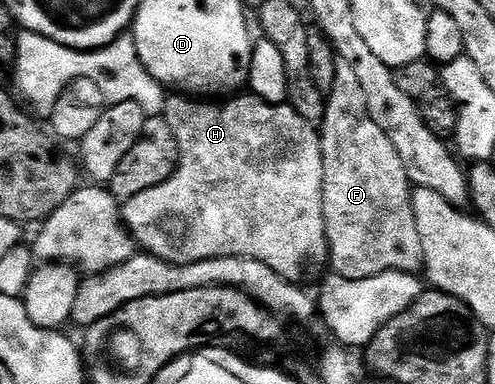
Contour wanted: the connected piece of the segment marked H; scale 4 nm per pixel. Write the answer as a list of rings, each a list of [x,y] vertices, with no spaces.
[[[249,92],[239,93],[229,100],[195,100],[190,96],[170,96],[166,100],[164,111],[166,123],[178,138],[178,168],[164,184],[148,188],[140,192],[140,196],[125,199],[122,206],[122,220],[126,229],[134,237],[135,243],[145,253],[171,262],[177,266],[196,264],[204,260],[216,260],[236,256],[260,260],[260,264],[268,264],[272,272],[284,276],[290,282],[298,282],[305,270],[313,266],[326,266],[330,257],[330,245],[326,243],[326,225],[324,224],[324,156],[322,155],[322,136],[315,123],[304,120],[288,104],[269,106],[264,100],[255,98]]]

